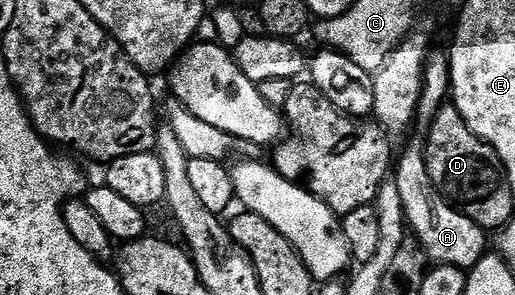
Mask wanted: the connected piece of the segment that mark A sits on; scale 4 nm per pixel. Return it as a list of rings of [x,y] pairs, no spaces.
[[[422,135],[413,137],[408,142],[407,149],[400,156],[398,153],[397,163],[393,168],[393,182],[401,194],[401,206],[410,235],[432,265],[448,264],[470,270],[478,260],[483,259],[489,248],[488,233],[477,226],[473,218],[461,214],[451,201],[439,193],[427,165]]]

